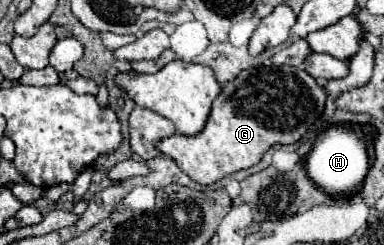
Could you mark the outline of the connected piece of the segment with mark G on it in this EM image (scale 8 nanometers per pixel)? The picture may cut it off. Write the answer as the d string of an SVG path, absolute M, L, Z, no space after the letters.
M267 66L263 68L263 76L261 70L245 70L221 88L213 100L207 124L199 134L173 134L159 140L157 150L171 156L197 184L213 184L237 170L259 164L273 144L295 144L319 118L323 106L325 90L303 66Z

